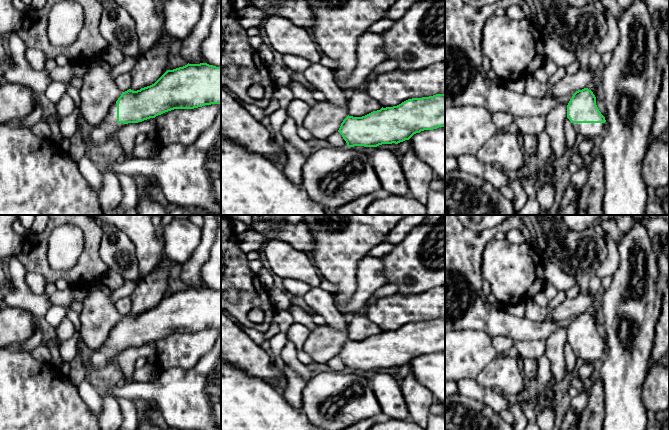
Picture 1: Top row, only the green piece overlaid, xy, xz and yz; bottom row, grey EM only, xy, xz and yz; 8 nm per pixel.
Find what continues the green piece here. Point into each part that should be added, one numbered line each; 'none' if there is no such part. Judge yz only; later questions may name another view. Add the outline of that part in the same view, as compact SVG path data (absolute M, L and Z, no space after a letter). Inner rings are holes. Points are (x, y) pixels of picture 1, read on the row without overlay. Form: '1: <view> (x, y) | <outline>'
1: yz (583, 354) | M572 347L572 350L579 362L594 363L599 359L604 358L604 347Z

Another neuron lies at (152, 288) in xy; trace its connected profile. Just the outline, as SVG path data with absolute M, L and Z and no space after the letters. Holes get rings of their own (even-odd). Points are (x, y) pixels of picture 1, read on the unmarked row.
M163 253L154 269L143 276L137 284L136 289L130 296L132 300L131 314L137 315L154 308L167 295L170 272L166 269L159 269L165 258L166 255Z

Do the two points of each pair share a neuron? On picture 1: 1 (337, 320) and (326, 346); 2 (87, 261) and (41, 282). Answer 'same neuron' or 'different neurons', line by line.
1: different neurons
2: different neurons

